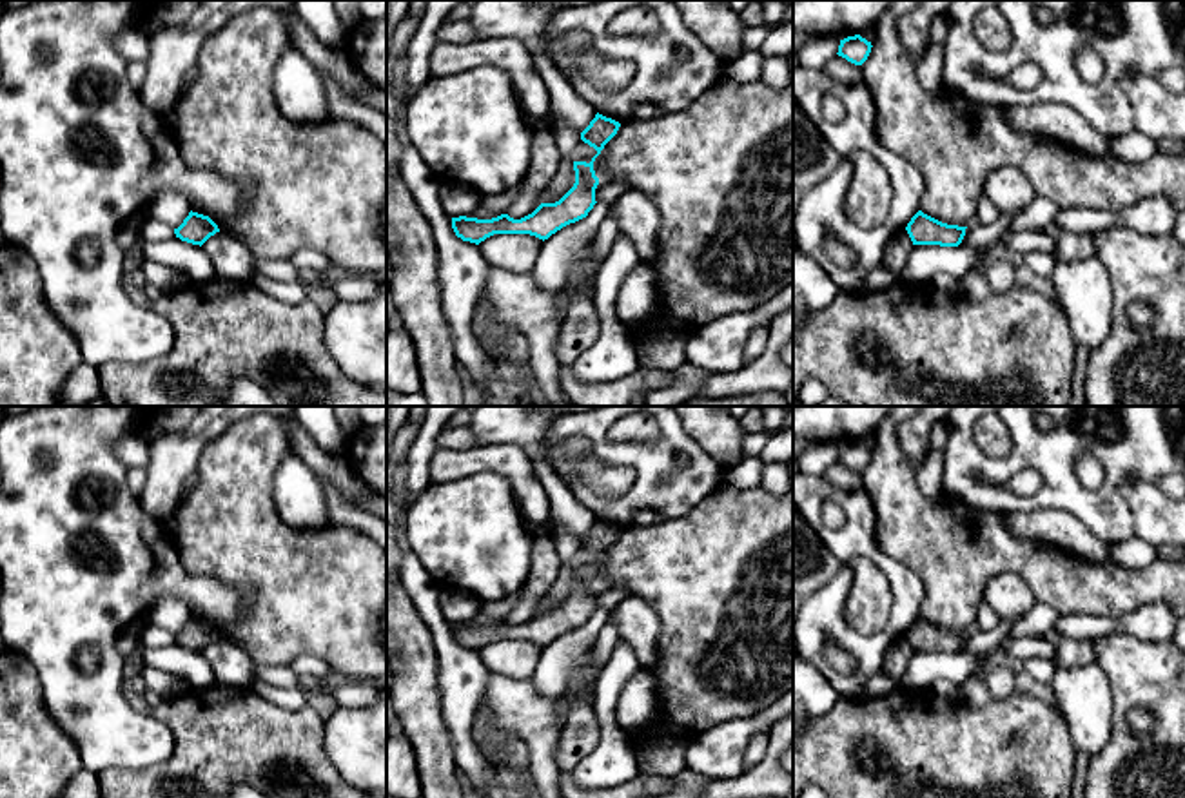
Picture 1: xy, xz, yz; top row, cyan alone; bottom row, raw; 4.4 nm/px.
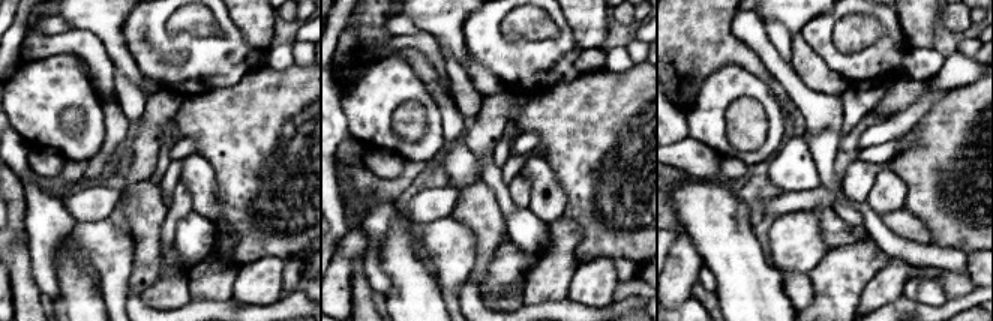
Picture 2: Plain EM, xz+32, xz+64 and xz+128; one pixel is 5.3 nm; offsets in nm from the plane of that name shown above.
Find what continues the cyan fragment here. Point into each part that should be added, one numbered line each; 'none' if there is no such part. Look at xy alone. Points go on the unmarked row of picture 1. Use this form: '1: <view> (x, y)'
none

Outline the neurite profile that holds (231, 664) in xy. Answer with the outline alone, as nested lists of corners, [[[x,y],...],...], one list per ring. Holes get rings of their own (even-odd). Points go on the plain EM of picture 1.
[[[220,637],[201,655],[212,667],[216,682],[221,686],[249,687],[256,678],[256,664],[232,640]]]

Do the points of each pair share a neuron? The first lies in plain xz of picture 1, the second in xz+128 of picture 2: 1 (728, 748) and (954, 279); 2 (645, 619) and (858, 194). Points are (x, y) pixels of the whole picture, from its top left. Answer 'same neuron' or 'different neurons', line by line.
1: different neurons
2: different neurons

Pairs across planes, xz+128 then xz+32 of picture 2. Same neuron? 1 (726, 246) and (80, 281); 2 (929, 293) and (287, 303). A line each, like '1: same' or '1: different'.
1: same
2: different

